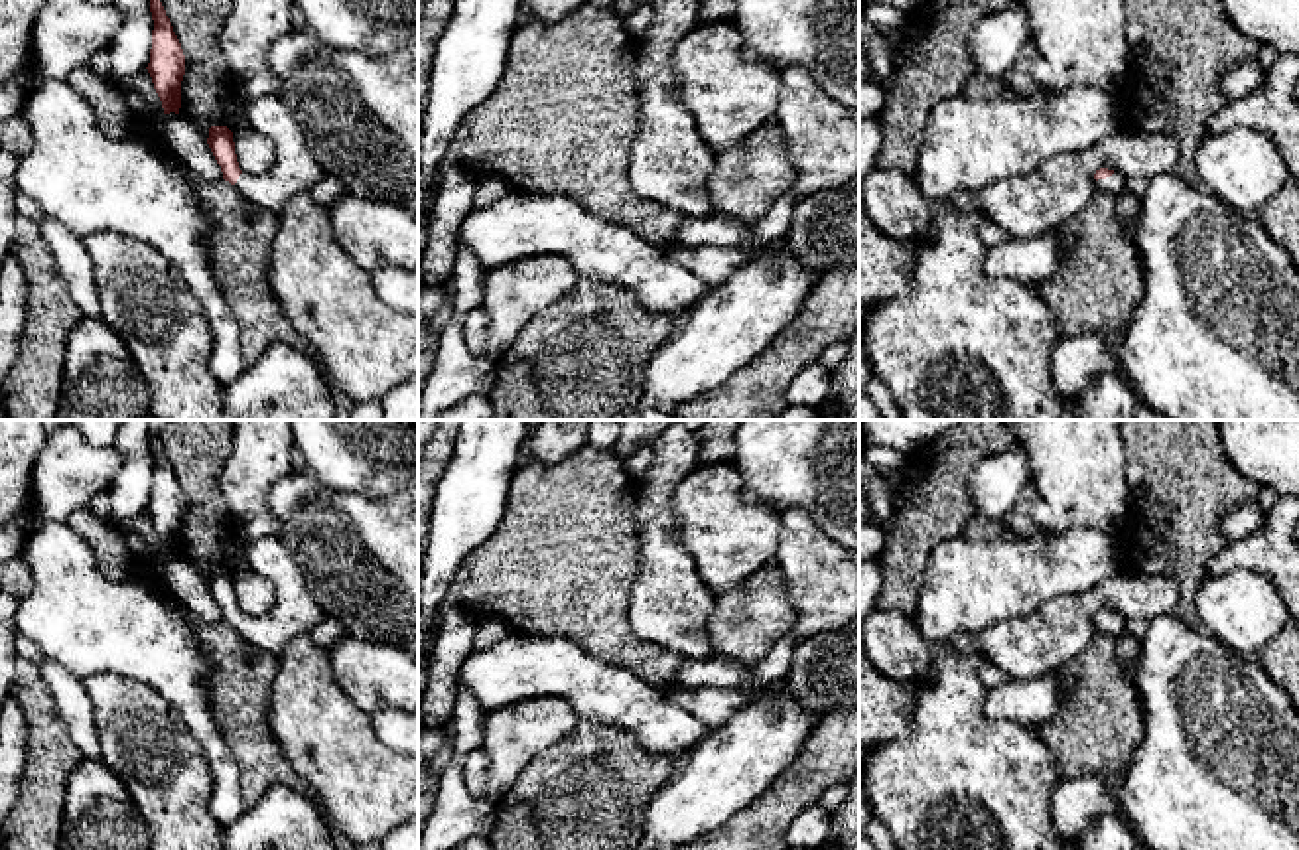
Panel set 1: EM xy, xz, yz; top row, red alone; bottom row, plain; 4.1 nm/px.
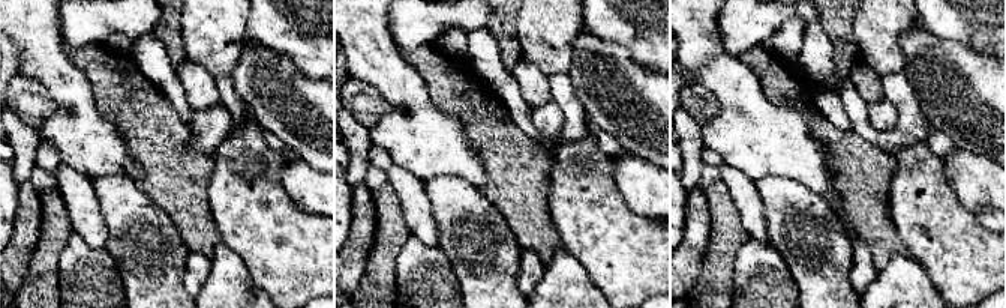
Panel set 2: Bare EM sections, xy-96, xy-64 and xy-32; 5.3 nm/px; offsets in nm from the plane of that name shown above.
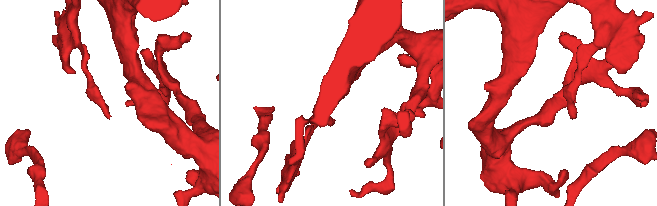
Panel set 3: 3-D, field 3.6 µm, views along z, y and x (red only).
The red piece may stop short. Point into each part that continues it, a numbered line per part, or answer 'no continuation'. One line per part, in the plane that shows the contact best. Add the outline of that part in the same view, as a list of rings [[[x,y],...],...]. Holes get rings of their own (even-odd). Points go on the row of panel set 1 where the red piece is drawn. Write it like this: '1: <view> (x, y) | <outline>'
1: yz (1116, 182) | [[[1114,172],[1110,177],[1098,179],[1096,187],[1120,195],[1126,189],[1126,177]]]

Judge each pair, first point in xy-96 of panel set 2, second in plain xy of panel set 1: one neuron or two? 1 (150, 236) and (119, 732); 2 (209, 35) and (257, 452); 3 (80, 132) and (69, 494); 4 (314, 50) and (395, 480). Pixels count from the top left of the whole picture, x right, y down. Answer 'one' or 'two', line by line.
1: one
2: one
3: two
4: one

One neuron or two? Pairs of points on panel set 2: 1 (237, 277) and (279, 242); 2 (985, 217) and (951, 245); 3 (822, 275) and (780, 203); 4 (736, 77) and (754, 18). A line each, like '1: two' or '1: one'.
1: two
2: two
3: one
4: two

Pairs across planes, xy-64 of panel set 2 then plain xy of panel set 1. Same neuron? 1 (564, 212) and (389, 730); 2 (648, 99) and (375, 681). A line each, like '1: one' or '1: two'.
1: two
2: two

